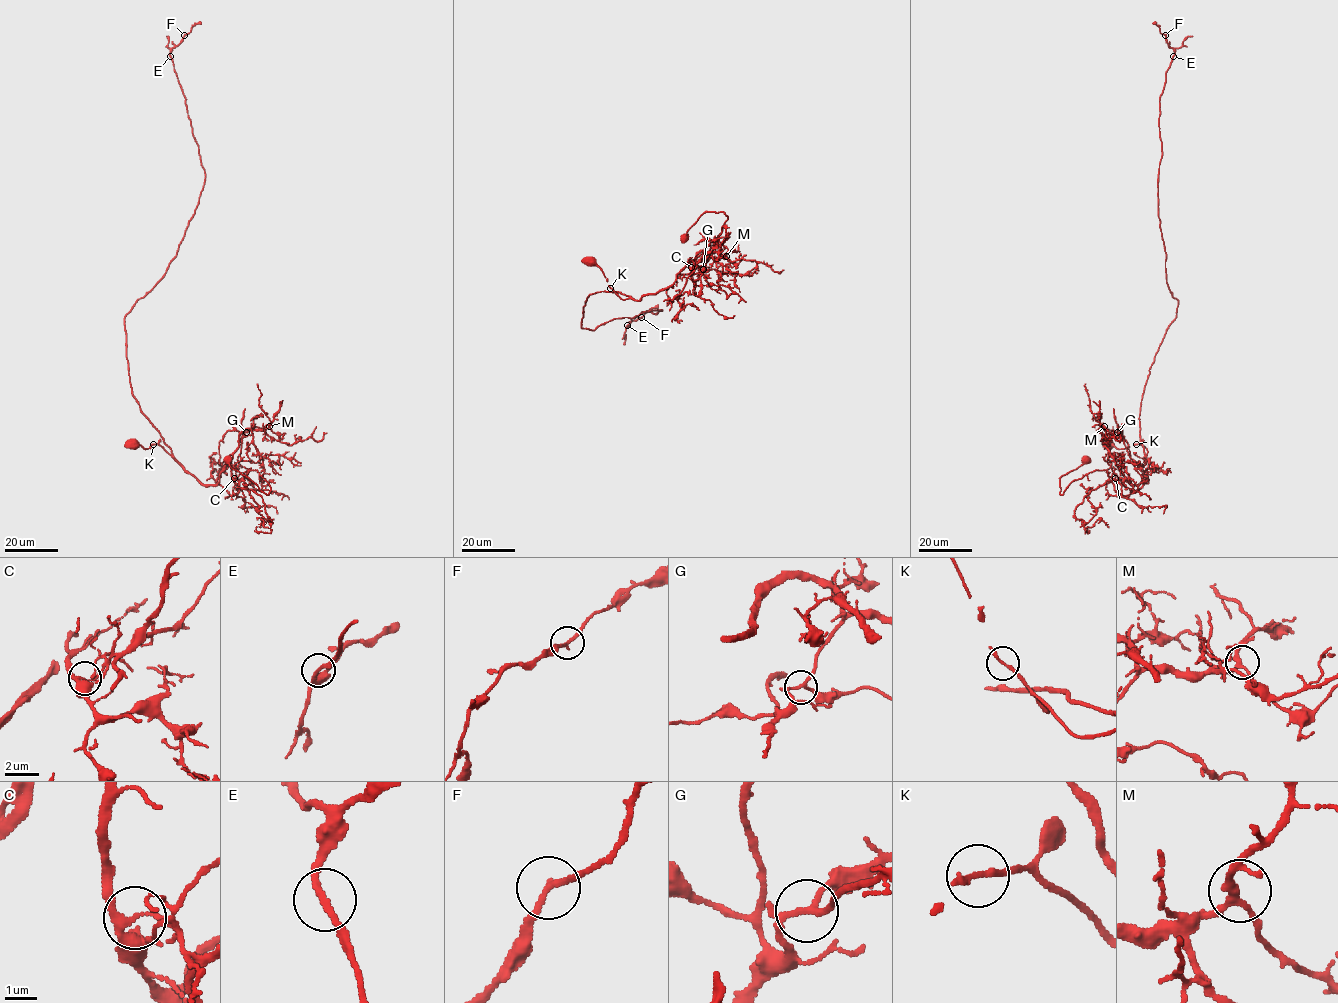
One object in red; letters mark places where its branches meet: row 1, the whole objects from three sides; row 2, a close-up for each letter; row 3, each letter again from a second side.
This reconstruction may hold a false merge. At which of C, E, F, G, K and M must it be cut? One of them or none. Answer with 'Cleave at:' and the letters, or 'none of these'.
Cleave at: C

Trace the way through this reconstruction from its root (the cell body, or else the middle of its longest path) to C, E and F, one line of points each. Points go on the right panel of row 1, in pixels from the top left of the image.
C: (1109, 444), (1124, 449), (1140, 444), (1147, 450), (1148, 466), (1138, 485), (1126, 478), (1110, 455), (1115, 478)
E: (1109, 444), (1140, 444), (1147, 454), (1141, 399), (1176, 315), (1157, 186), (1159, 97), (1173, 56)
F: (1109, 444), (1140, 444), (1147, 454), (1141, 399), (1176, 315), (1158, 207), (1159, 97), (1174, 54), (1165, 35)

